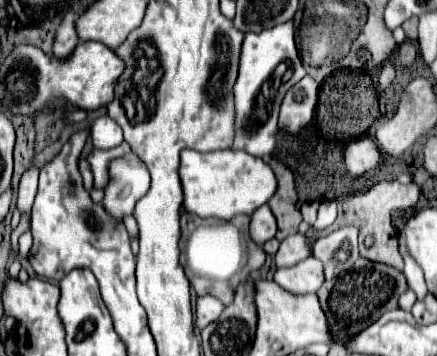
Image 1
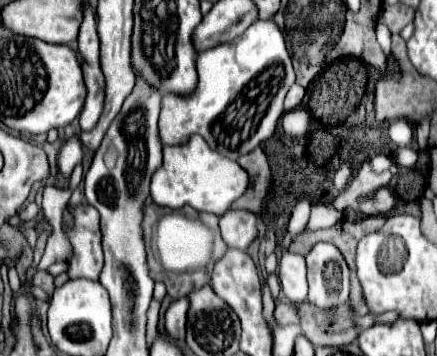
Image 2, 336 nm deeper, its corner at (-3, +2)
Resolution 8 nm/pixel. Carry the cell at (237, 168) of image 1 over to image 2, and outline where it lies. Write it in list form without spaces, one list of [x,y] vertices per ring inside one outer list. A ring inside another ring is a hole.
[[[191,136],[185,144],[163,146],[163,164],[155,170],[155,176],[151,176],[151,198],[157,206],[191,206],[197,212],[223,216],[225,210],[231,208],[231,202],[247,190],[247,184],[249,176],[235,160],[219,156],[201,136]]]

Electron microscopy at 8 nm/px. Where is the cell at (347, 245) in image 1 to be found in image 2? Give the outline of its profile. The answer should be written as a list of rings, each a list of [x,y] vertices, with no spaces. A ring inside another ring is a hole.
[[[317,242],[307,260],[307,302],[319,310],[333,310],[347,302],[349,296],[349,268],[341,252],[329,242]]]

